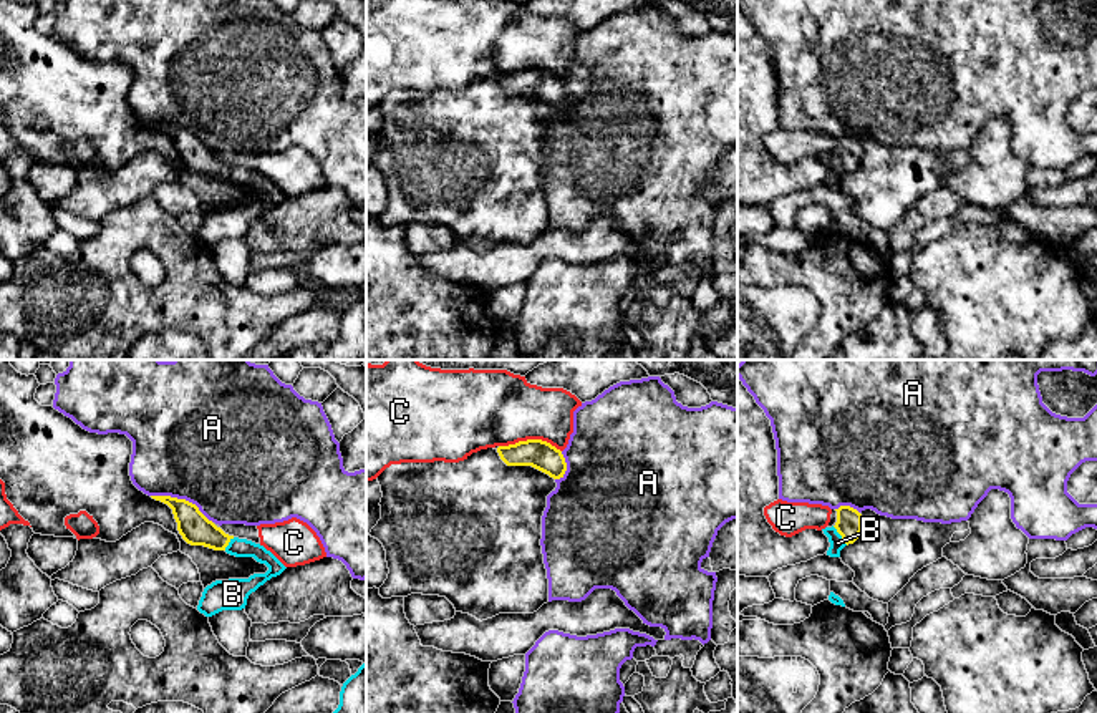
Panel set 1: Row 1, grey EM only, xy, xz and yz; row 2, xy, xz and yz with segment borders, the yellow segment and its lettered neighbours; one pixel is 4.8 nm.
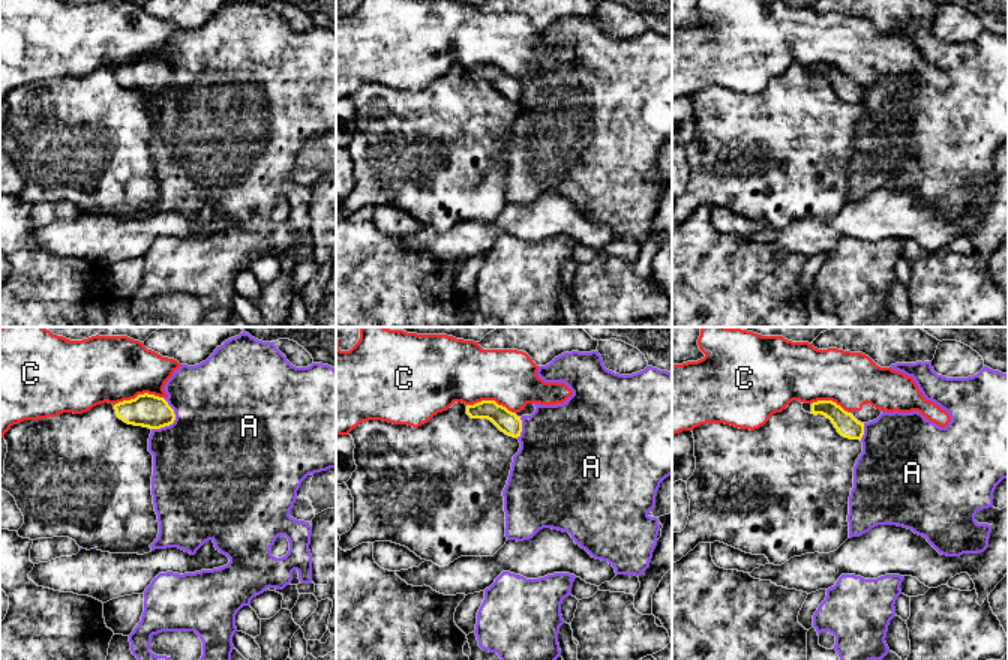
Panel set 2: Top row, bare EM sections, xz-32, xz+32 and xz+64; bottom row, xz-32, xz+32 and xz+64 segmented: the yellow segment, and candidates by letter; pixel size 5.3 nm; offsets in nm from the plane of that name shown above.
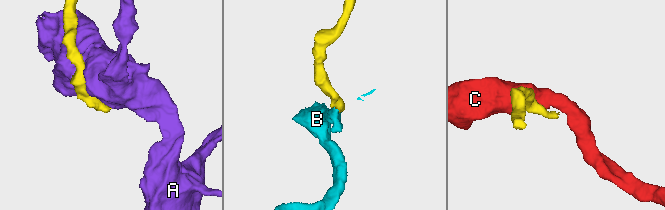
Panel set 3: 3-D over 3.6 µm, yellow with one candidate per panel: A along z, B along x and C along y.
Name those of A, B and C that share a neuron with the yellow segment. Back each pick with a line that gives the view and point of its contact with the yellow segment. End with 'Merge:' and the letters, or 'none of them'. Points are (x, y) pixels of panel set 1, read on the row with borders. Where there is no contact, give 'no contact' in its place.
B: yz (840, 534)
Merge: B

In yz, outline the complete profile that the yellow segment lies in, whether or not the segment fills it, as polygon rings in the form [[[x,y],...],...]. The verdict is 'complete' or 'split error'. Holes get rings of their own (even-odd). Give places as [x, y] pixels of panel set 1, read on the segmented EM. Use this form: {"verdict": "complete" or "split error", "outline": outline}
{"verdict": "split error", "outline": [[[840,506],[837,511],[837,522],[832,527],[822,529],[824,534],[829,537],[830,547],[827,555],[840,557],[840,551],[853,544],[860,532],[862,532],[862,514],[850,507]]]}

